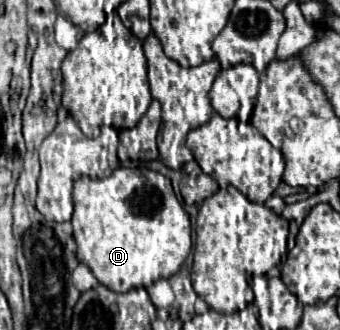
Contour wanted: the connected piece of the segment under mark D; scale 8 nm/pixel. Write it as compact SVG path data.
M146 167L140 169L116 169L106 179L90 179L80 177L73 186L74 211L72 227L74 239L78 243L76 257L80 263L88 265L94 277L112 291L126 293L134 287L150 287L158 279L168 279L170 275L178 273L186 257L192 249L192 227L190 217L176 199L170 179L164 179L160 173L150 171Z

